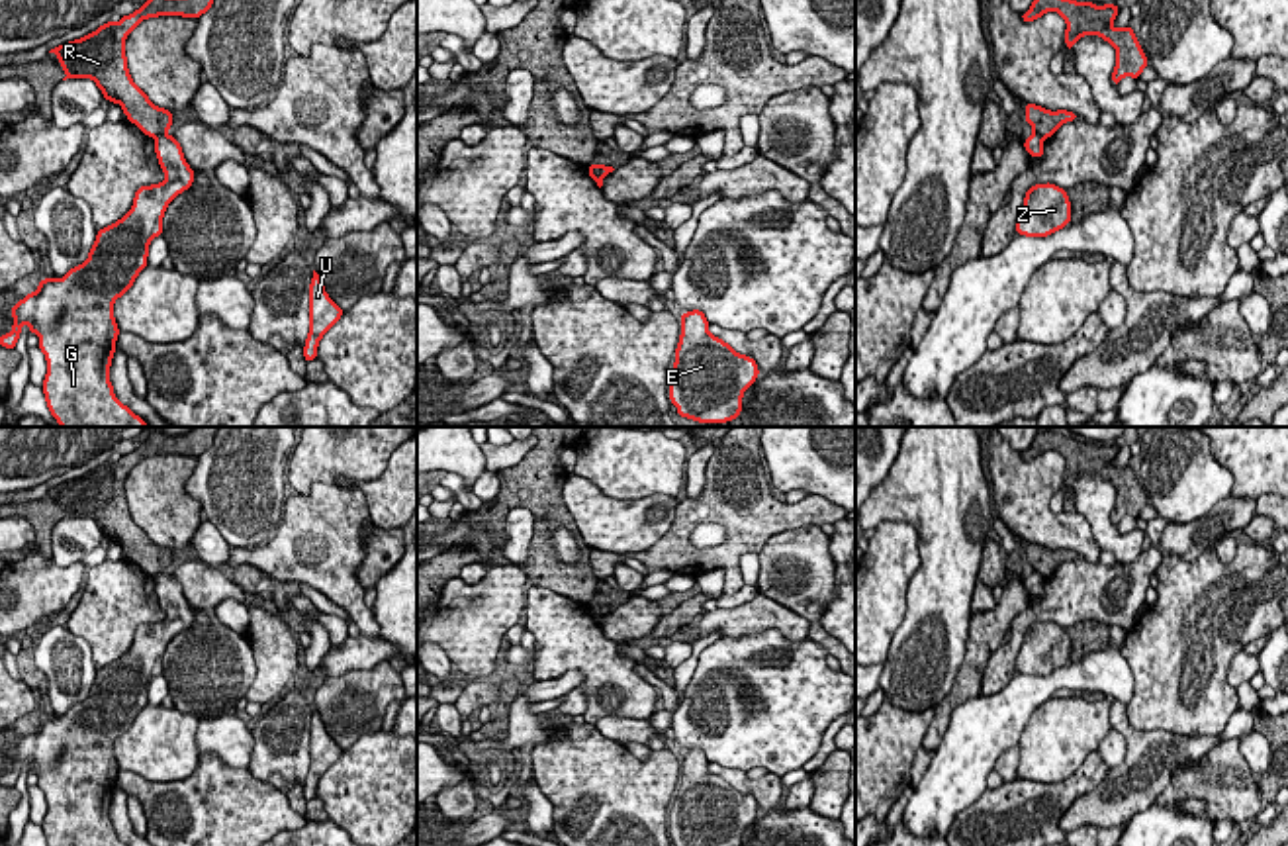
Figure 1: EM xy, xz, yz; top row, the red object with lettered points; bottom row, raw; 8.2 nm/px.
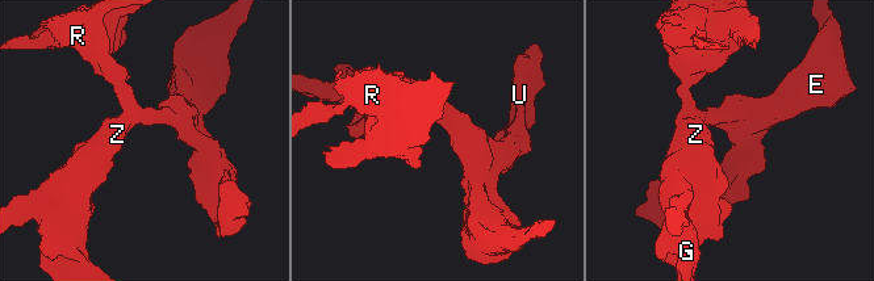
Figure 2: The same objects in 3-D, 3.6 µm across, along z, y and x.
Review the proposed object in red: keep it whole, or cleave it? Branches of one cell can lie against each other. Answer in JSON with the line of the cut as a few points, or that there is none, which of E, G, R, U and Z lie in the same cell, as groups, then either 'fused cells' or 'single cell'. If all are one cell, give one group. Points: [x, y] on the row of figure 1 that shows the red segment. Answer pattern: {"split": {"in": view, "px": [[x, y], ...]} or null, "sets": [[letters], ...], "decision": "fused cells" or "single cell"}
{"split": {"in": "xy", "px": [[165, 132], [155, 138]]}, "sets": [["E", "G", "U", "Z"], ["R"]], "decision": "fused cells"}

